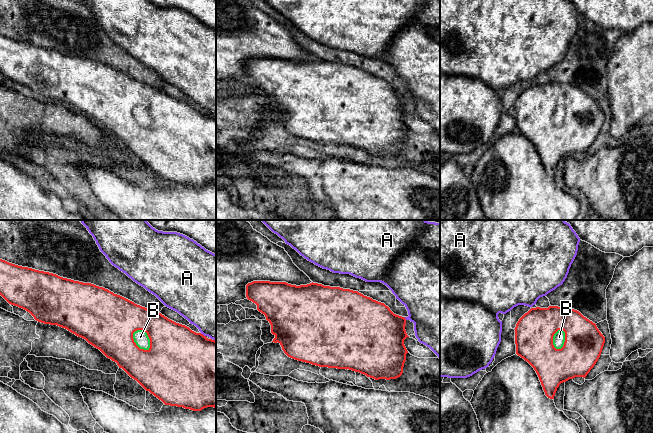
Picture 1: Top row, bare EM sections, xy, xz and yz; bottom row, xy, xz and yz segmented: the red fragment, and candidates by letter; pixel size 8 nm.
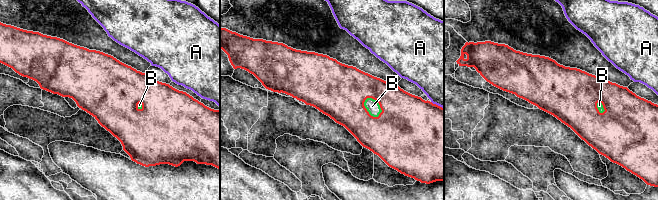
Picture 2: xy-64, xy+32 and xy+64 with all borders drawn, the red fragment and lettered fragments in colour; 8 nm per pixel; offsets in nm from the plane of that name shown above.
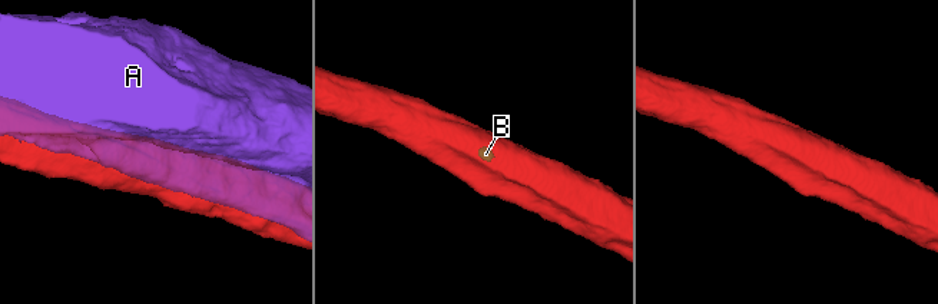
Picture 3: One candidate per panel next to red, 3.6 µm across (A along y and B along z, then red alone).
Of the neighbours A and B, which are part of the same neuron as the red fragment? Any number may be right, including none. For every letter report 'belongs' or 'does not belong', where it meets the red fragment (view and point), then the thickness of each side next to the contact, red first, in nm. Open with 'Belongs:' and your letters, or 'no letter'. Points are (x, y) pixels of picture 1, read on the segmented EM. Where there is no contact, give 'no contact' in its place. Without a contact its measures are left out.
Belongs: B
A: does not belong; meets red in xz at (404, 318); 420 nm thick on the red side, 420 nm on the other
B: belongs; meets red in xy at (135, 343); 400 nm thick on the red side, 120 nm on the other

